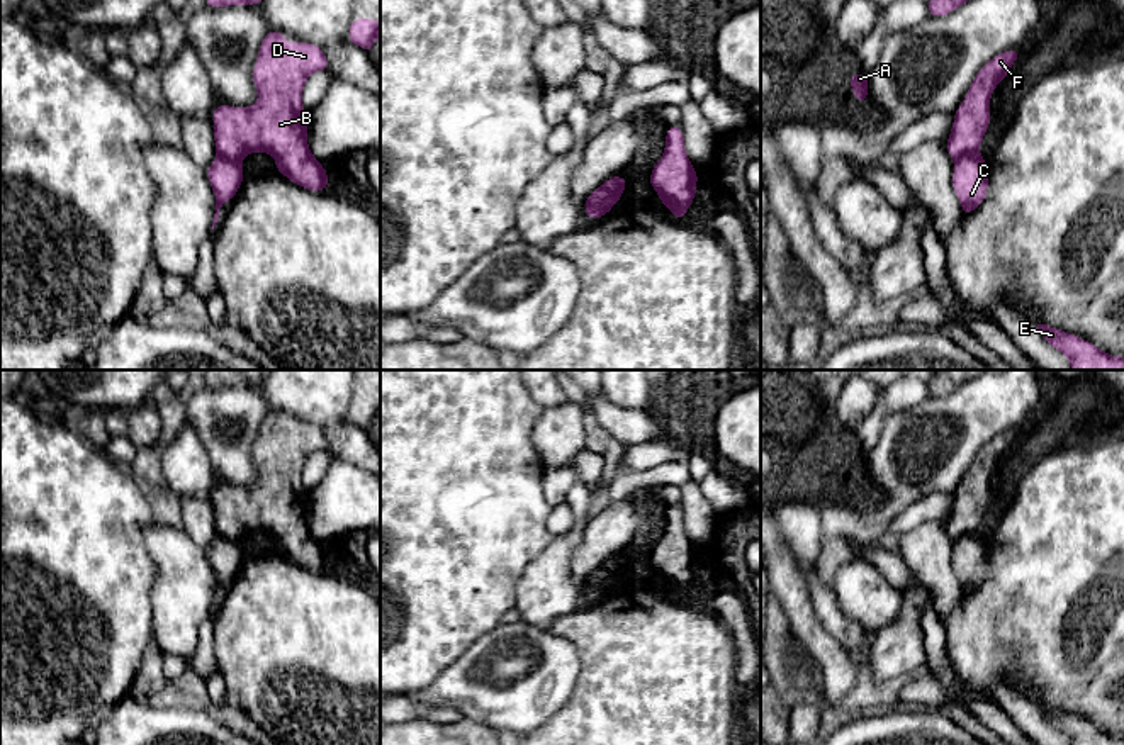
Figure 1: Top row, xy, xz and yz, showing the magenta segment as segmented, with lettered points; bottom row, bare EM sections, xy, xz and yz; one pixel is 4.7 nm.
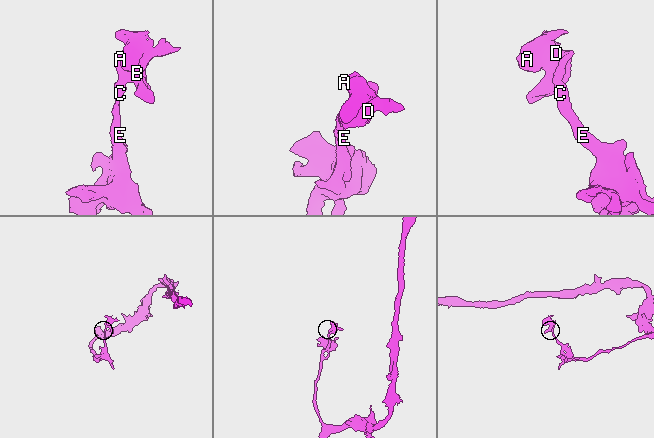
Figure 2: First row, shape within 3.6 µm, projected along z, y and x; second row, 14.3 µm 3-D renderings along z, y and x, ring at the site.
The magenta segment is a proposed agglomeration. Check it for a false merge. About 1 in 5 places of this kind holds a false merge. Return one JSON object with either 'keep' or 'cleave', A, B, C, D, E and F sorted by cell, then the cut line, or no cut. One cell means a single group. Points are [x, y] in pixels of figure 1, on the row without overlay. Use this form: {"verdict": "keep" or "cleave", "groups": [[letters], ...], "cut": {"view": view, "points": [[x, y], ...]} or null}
{"verdict": "cleave", "groups": [["A", "B", "D", "F"], ["C", "E"]], "cut": {"view": "yz", "points": [[977, 532], [968, 532], [955, 542]]}}

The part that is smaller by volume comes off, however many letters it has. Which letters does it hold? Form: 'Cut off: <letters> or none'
Cut off: A, B, D, F

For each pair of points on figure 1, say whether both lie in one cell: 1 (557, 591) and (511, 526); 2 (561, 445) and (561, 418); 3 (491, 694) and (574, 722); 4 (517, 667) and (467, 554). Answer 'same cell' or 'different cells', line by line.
1: different cells
2: same cell
3: different cells
4: different cells

